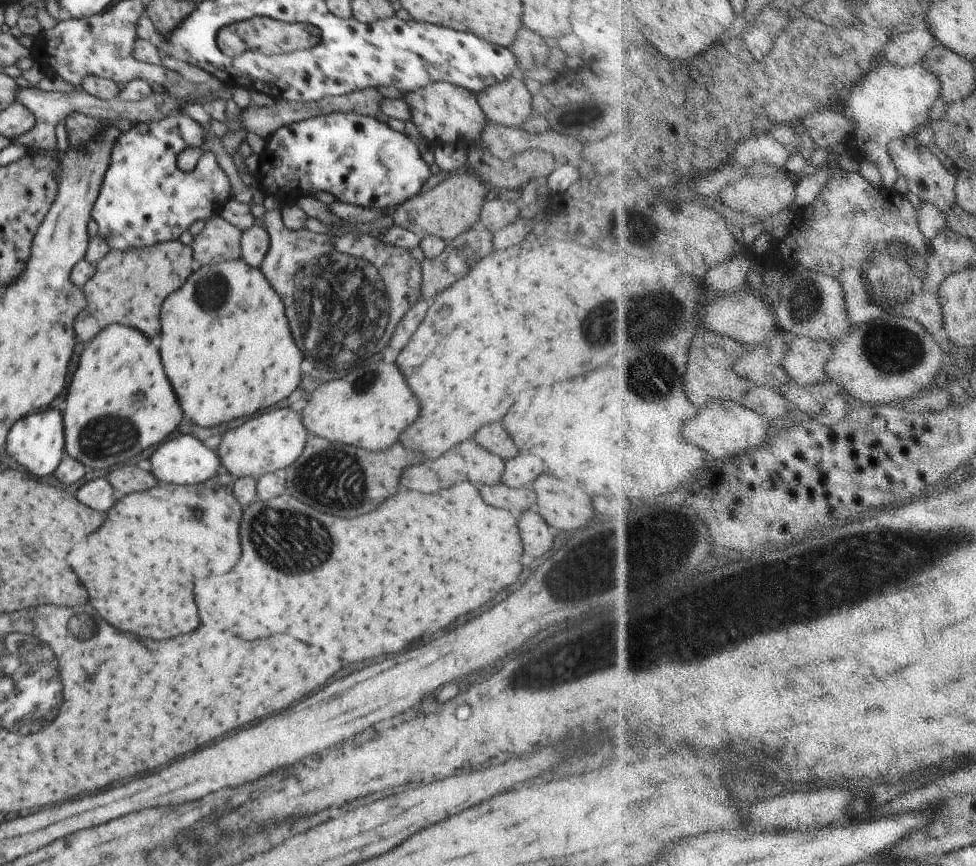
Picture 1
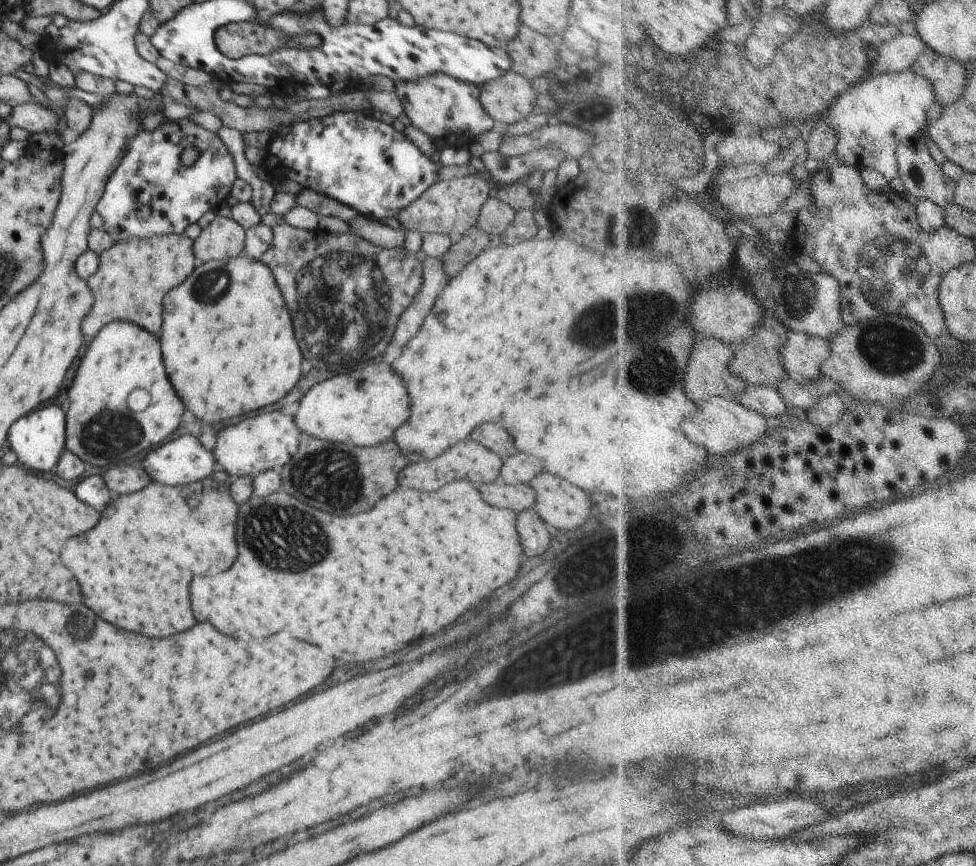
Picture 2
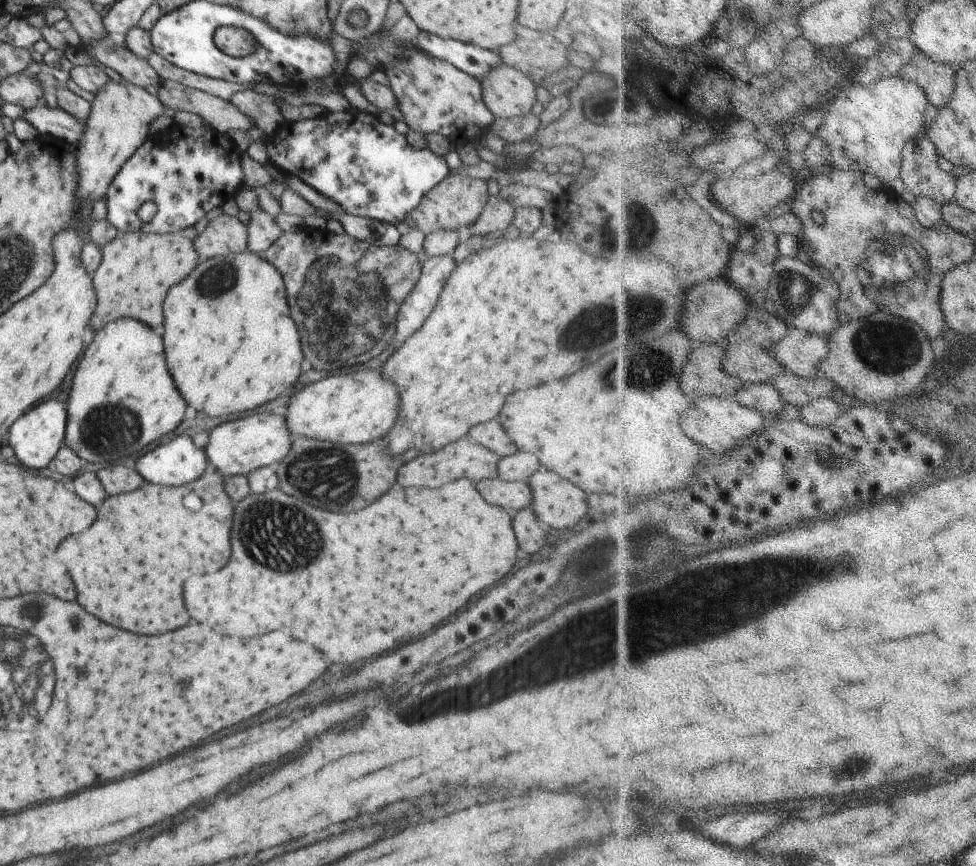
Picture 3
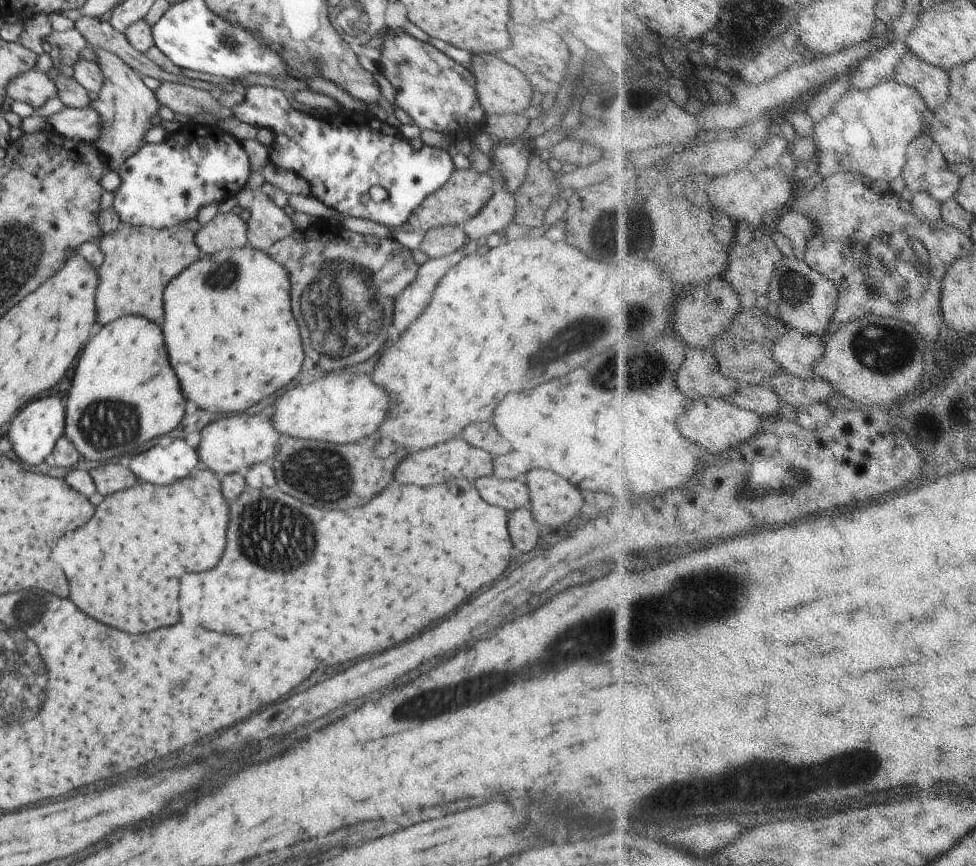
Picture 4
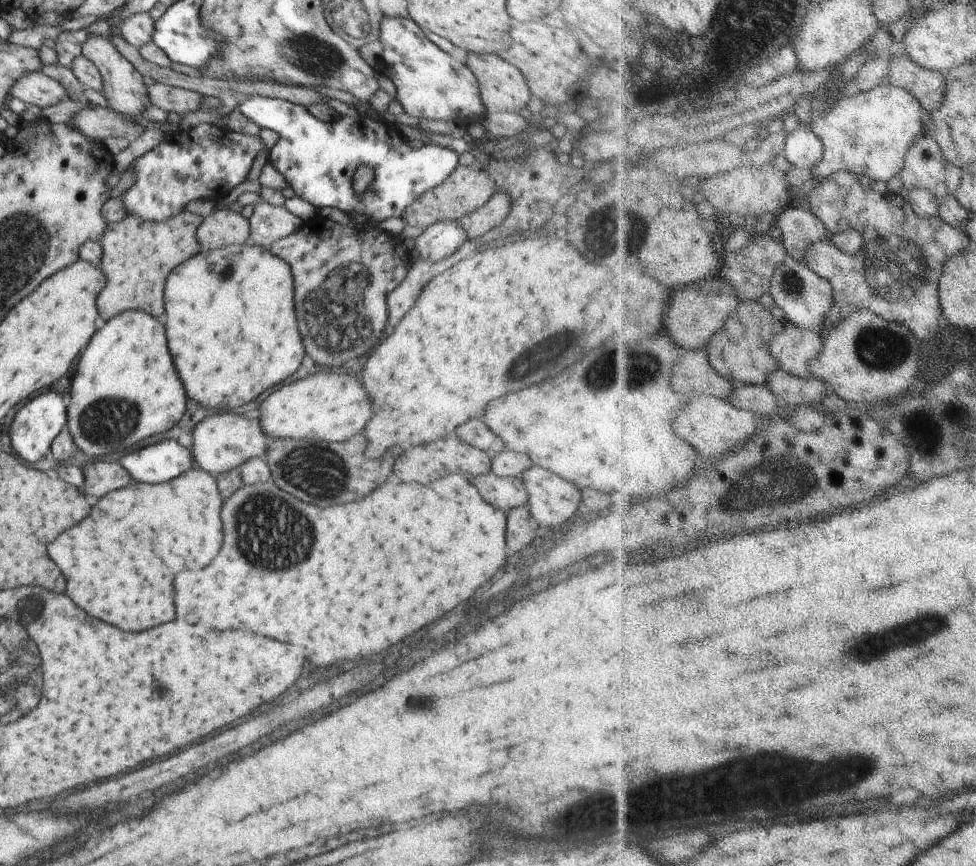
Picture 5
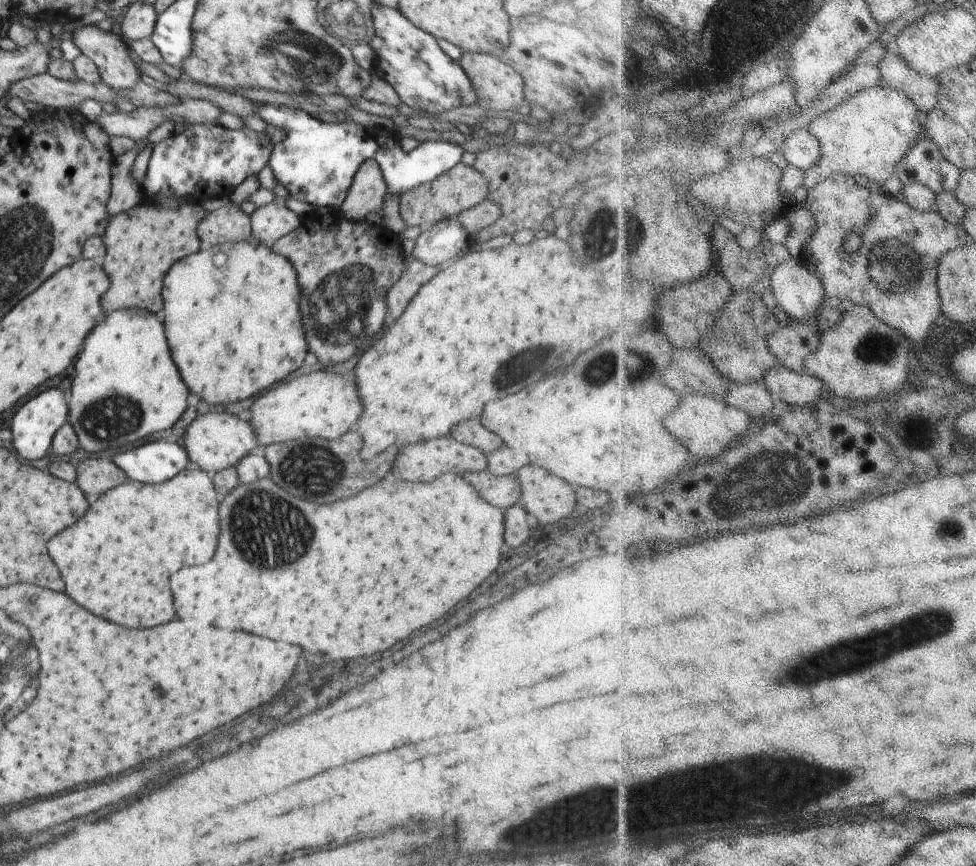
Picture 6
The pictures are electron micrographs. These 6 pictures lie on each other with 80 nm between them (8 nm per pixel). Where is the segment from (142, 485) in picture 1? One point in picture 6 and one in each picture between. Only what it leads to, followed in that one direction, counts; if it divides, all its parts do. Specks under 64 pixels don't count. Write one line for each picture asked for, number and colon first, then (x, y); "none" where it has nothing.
2: (122, 478)
3: (117, 478)
4: (109, 477)
5: (100, 477)
6: (95, 475)

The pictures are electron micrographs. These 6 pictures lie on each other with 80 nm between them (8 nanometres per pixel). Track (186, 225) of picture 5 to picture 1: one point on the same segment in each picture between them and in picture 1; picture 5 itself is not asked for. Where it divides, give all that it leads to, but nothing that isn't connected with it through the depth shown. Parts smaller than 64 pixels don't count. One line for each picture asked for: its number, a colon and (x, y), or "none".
1: (129, 287)
2: (134, 274)
3: (137, 268)
4: (138, 262)

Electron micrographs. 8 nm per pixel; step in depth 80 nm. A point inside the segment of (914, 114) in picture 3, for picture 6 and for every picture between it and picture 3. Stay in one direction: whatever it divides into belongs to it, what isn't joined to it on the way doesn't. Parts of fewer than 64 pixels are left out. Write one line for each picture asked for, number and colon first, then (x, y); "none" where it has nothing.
4: (869, 132)
5: (870, 134)
6: (869, 135)

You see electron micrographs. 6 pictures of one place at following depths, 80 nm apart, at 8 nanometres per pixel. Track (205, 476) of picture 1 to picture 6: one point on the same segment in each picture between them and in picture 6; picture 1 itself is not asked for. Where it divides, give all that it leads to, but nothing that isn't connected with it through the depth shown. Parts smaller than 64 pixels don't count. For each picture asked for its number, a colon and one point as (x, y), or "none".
2: (183, 460)
3: (178, 462)
4: (161, 465)
5: (162, 461)
6: (154, 462)

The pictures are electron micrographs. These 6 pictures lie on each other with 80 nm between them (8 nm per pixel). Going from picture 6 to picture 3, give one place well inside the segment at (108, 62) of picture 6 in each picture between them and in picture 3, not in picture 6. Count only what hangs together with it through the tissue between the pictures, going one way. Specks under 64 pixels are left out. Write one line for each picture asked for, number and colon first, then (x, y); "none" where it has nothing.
3: (121, 114)
4: (128, 108)
5: (123, 87)

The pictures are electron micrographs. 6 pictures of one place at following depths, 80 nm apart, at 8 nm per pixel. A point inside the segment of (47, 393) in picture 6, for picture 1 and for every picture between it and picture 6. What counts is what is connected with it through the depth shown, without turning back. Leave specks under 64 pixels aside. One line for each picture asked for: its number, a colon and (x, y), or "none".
1: (37, 441)
2: (38, 439)
3: (36, 437)
4: (34, 432)
5: (34, 428)

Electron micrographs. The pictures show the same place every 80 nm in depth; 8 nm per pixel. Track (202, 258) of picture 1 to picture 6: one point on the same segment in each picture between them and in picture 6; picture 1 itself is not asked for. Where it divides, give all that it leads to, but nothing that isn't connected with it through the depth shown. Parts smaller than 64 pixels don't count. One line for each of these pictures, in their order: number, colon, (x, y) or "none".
2: (224, 238)
3: (225, 234)
4: (226, 231)
5: (226, 227)
6: (229, 224)

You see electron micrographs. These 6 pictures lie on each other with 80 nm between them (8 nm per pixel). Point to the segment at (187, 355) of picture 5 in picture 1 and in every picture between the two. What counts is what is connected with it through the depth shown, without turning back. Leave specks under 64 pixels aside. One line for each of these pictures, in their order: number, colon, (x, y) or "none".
1: (226, 346)
2: (229, 349)
3: (231, 345)
4: (231, 338)

